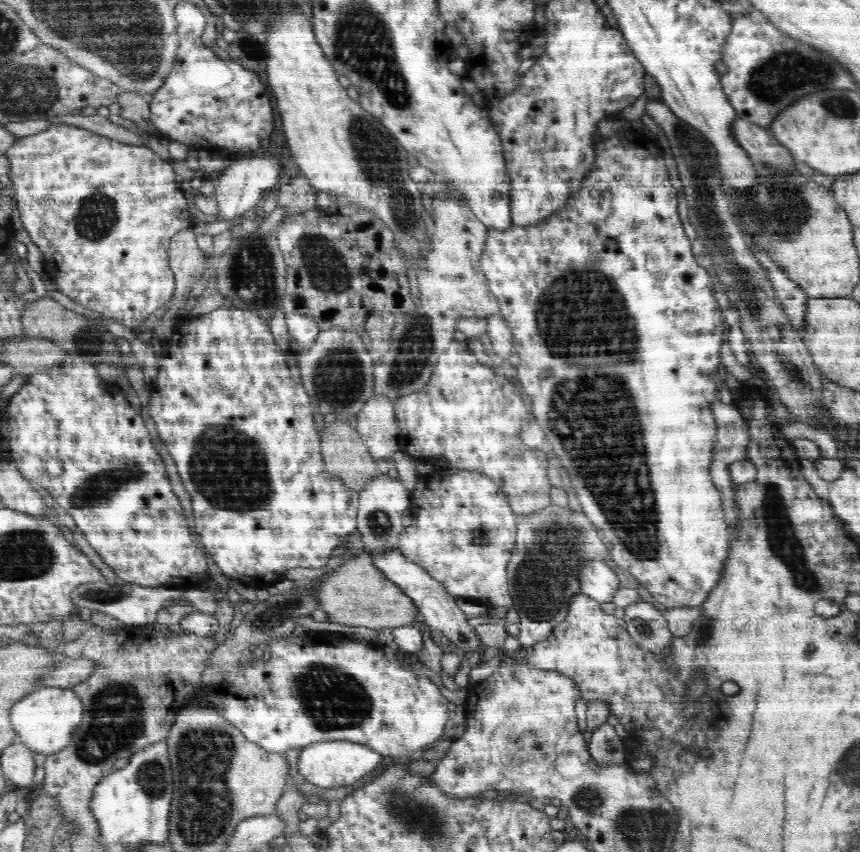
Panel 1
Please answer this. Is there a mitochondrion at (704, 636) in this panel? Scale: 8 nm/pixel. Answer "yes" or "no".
yes

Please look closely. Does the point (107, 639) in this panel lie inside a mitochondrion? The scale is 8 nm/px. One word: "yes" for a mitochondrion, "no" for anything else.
no

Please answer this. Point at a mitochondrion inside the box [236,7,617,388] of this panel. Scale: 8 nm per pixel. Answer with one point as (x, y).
(377, 156)

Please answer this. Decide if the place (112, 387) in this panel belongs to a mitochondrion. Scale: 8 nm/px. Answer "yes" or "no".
no

